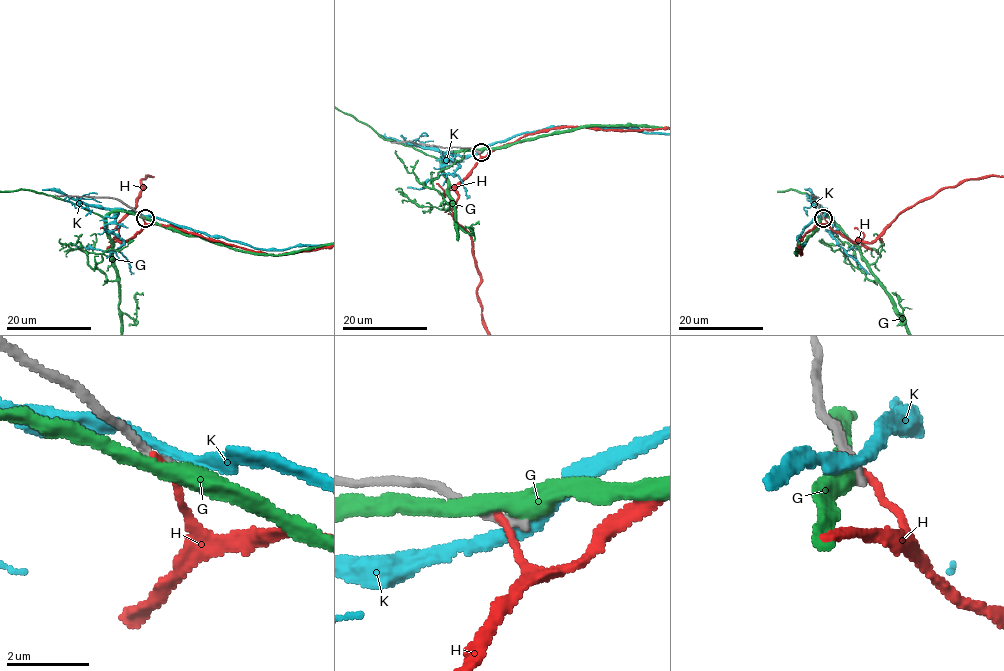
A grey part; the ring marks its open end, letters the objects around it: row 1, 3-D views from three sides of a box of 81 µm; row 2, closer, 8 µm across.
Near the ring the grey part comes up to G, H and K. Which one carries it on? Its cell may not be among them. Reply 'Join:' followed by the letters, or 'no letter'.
Join: no letter

